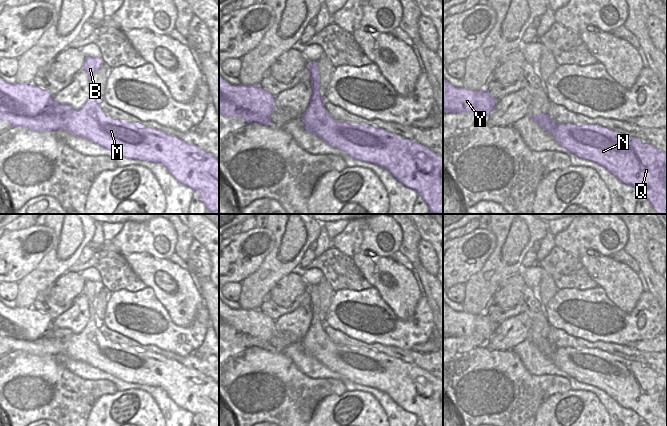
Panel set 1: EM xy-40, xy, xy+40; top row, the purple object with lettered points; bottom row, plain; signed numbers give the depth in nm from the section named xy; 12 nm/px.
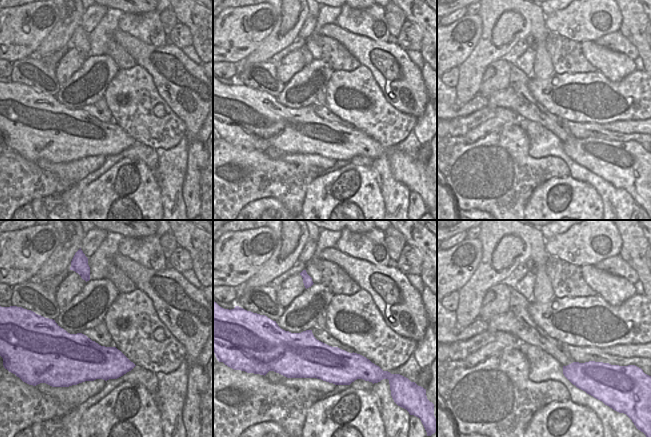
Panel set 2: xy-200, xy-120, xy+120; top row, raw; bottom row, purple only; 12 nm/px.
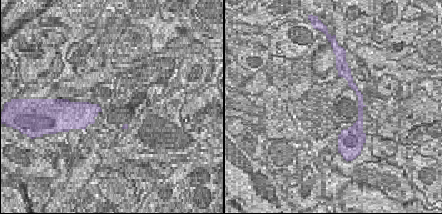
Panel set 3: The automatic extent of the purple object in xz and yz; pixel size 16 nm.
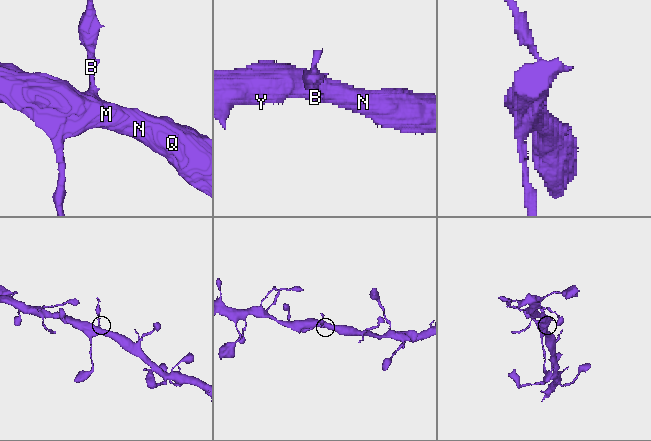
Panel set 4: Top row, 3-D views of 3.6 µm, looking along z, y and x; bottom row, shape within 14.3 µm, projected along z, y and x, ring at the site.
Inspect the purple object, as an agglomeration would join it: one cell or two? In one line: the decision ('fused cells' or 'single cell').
fused cells

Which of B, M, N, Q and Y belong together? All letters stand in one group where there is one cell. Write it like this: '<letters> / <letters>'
B / M N Q Y

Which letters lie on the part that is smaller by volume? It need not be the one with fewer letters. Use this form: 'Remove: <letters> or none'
Remove: B

